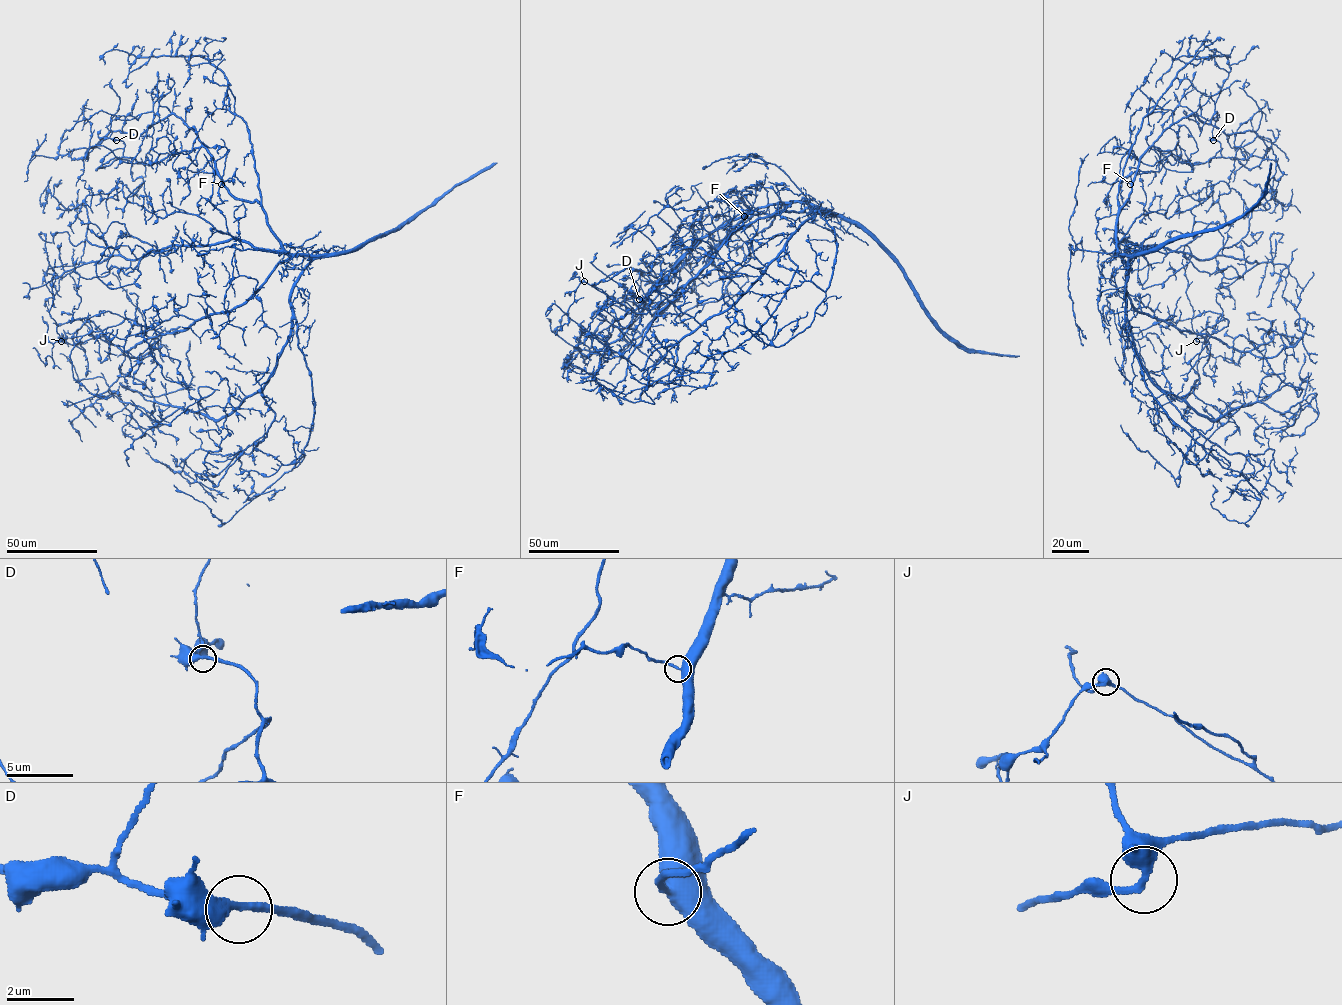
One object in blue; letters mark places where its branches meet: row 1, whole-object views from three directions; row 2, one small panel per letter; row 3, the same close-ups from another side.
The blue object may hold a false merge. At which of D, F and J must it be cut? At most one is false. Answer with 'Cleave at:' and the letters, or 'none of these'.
Cleave at: none of these

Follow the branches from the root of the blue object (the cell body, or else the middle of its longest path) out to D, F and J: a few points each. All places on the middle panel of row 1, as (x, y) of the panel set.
D: (822, 212), (833, 213), (790, 202), (777, 213), (747, 217), (705, 255), (687, 260), (646, 306), (639, 299)
F: (822, 212), (833, 213), (821, 211), (806, 202), (790, 202), (777, 213), (744, 216)
J: (822, 212), (833, 213), (808, 208), (776, 211), (738, 228), (694, 277), (646, 313), (631, 311), (584, 281)

